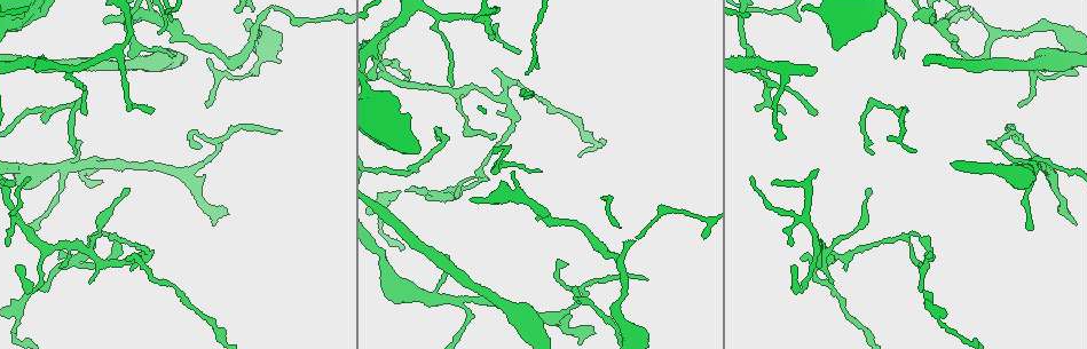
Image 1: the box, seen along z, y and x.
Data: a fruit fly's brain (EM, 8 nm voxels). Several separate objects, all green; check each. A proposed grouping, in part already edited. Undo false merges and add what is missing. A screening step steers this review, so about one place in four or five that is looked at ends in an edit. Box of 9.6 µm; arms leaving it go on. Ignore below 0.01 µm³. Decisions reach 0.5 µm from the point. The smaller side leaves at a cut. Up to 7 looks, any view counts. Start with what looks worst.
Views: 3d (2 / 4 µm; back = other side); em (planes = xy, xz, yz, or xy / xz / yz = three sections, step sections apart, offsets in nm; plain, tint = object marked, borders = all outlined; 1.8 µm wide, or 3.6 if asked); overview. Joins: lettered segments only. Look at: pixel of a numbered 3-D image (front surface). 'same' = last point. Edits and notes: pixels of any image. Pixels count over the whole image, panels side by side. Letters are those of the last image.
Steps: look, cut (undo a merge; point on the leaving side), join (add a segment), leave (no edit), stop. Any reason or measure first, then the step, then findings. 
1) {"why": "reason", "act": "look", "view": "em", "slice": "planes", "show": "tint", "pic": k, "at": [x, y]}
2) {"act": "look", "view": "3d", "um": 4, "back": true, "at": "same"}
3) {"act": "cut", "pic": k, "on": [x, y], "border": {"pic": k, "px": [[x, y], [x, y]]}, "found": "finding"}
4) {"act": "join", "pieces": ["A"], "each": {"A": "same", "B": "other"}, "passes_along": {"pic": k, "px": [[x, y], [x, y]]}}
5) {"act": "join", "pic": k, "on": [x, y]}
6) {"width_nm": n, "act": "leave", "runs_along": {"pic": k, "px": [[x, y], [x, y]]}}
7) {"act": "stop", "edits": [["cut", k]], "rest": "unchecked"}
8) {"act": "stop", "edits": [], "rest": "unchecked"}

{"why": "free end", "act": "look", "view": "em", "slice": "planes", "show": "borders", "pic": 1, "at": [102, 21]}

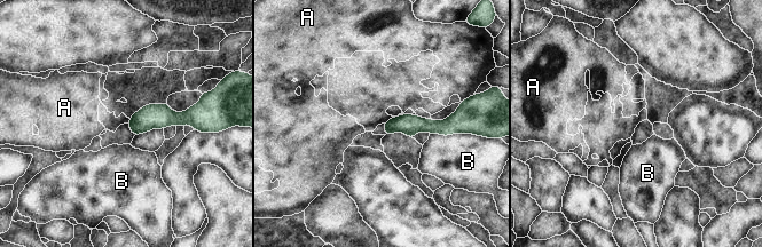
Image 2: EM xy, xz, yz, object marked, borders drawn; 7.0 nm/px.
{"longest_contact_nm": ["A", 300], "act": "leave", "each": {"A": "other", "B": "other"}, "runs_along": {"pic": 2, "px": [[450, 119], [394, 125], [387, 132]]}, "found": "no lettered segment goes on from it"}

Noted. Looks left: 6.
{"why": "sharp bend", "act": "look", "view": "em", "slice": "planes", "show": "tint", "pic": 1, "at": [380, 75]}

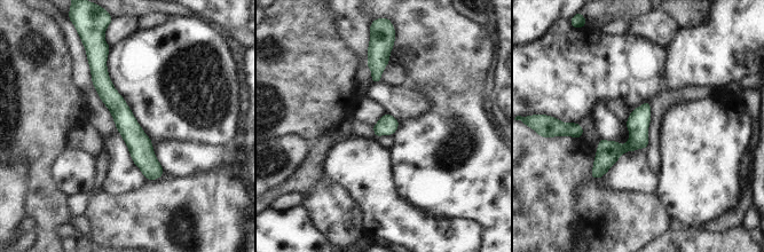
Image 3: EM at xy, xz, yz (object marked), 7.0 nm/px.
{"act": "look", "view": "em", "slice": "planes", "show": "borders", "at": "same"}

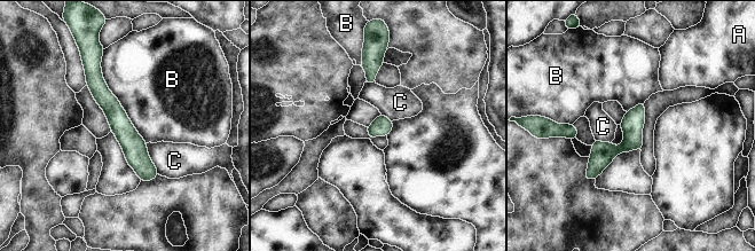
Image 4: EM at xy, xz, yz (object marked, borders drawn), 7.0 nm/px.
{"act": "leave", "each": {"A": "other", "B": "other", "C": "other"}, "border": {"pic": 4, "px": [[103, 51], [104, 83], [147, 142]]}, "found": "all the same neuron"}

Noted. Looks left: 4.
{"why": "a fork", "act": "look", "view": "em", "slice": "yz", "step": 4, "show": "borders", "pic": 1, "at": [440, 18]}

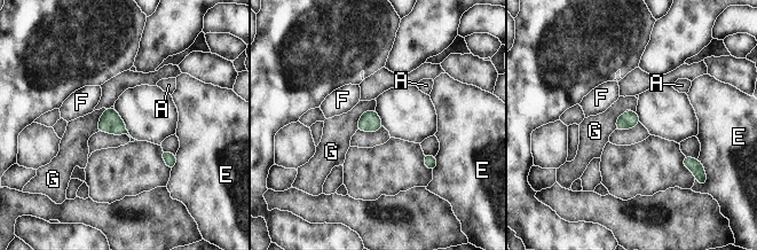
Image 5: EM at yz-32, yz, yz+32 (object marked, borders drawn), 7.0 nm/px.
{"act": "leave", "each": {"A": "other", "E": "other", "F": "other", "G": "other"}, "border": {"pic": 5, "px": [[375, 109], [360, 117], [356, 129]]}, "found": "all the same neuron"}

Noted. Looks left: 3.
{"act": "stop", "edits": [], "rest": "unchecked"}

